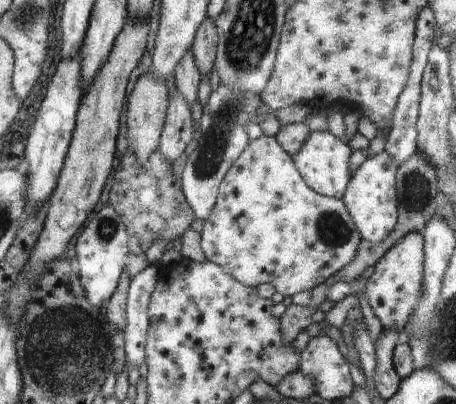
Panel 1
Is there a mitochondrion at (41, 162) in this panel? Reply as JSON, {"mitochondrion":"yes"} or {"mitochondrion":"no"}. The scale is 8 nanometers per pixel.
{"mitochondrion":"no"}

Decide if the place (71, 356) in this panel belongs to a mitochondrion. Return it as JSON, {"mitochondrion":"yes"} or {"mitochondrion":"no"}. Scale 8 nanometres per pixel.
{"mitochondrion":"yes"}

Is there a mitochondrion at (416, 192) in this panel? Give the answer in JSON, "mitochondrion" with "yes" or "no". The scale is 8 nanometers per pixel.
{"mitochondrion":"yes"}

